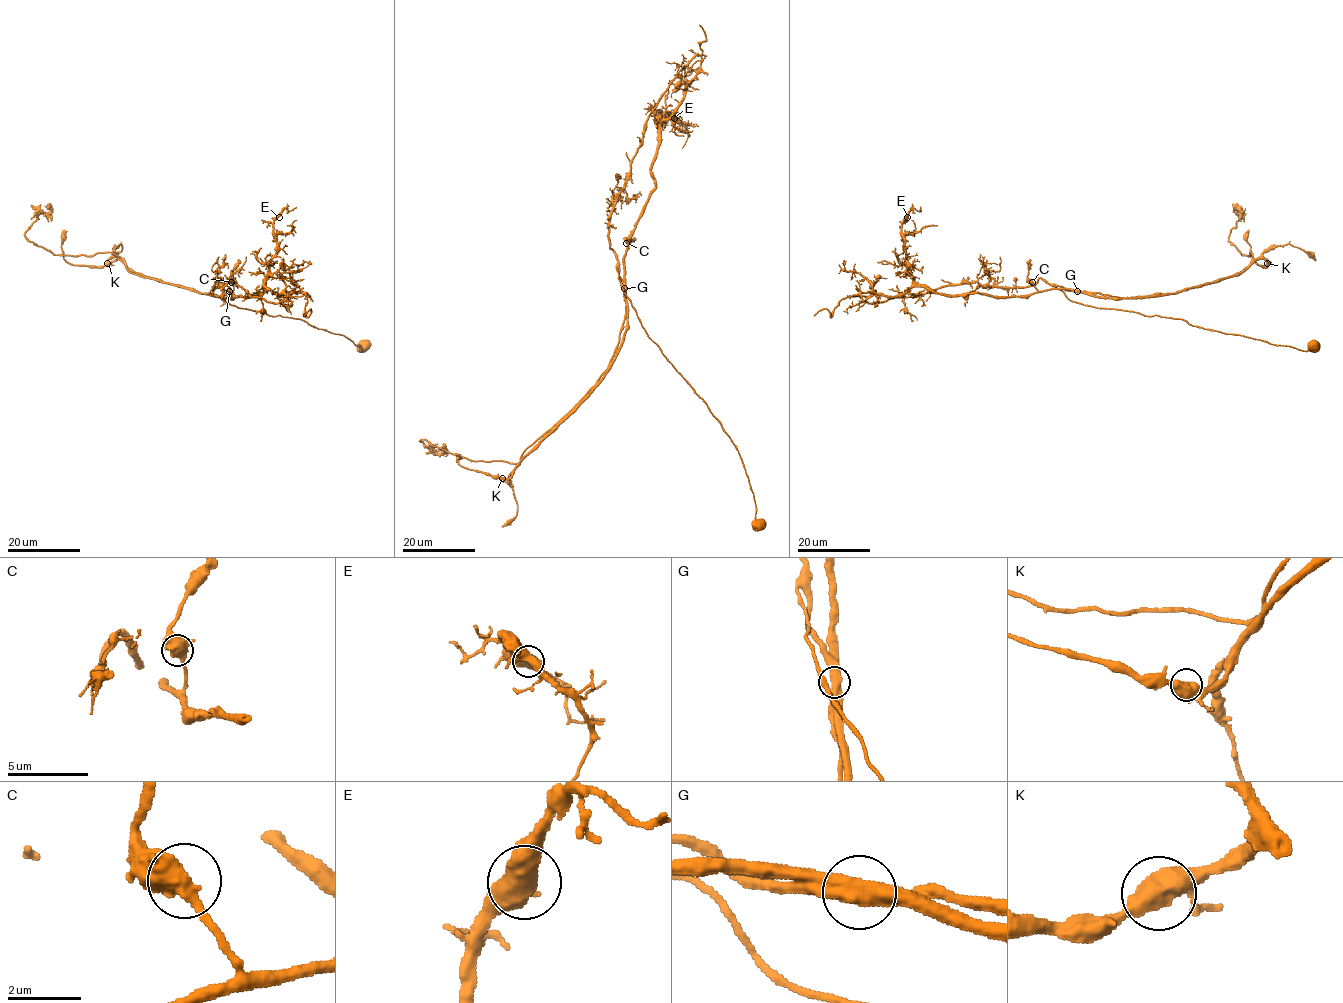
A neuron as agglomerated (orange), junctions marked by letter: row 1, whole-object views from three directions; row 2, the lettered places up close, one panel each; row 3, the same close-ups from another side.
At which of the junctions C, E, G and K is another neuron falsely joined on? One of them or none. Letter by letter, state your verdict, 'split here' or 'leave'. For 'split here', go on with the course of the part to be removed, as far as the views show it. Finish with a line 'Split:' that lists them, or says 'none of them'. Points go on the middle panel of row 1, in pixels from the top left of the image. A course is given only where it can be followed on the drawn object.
C: leave
E: leave
G: split here | (625, 288), (622, 330), (608, 367), (521, 460), (470, 460), (420, 440), (435, 453), (445, 451), (442, 443)
K: leave
Split: G

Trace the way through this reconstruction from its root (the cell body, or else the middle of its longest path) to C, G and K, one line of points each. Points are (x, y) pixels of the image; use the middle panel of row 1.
C: (756, 524), (754, 496), (737, 447), (707, 405), (648, 336), (618, 279), (616, 267), (622, 278), (626, 243)
G: (756, 524), (754, 496), (737, 447), (707, 405), (648, 336), (624, 291), (616, 267), (625, 288)
K: (756, 524), (754, 496), (737, 447), (648, 336), (617, 267), (625, 313), (611, 367), (513, 473), (502, 478)

